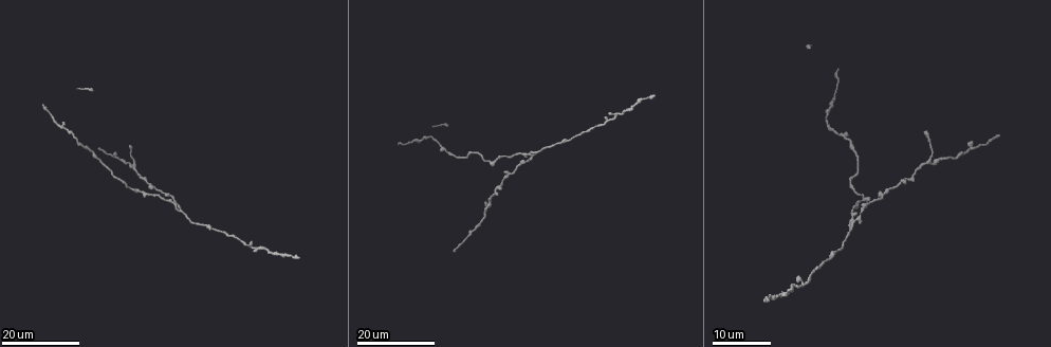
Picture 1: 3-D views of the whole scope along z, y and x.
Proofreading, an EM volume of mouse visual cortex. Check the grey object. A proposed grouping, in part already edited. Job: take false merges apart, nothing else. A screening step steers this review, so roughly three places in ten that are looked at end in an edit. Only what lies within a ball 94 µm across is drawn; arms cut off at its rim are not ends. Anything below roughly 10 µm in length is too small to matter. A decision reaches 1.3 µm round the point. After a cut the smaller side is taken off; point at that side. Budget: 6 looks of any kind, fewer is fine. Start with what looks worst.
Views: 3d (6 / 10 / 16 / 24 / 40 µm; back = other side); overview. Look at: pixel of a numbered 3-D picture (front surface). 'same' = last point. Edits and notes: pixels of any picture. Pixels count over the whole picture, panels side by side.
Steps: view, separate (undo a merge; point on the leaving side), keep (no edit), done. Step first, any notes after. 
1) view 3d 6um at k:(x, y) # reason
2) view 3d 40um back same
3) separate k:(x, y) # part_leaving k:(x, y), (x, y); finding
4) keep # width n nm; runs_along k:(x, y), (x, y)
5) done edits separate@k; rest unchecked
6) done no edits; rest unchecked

view 3d 24um at 1:(856, 221) # four-way junction

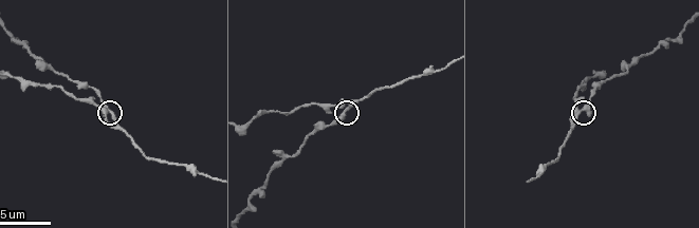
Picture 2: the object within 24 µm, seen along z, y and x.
view 3d 6um at 2:(349, 108) # zoom in

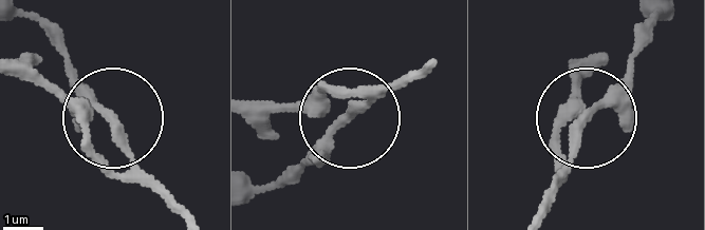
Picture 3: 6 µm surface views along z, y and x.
keep # runs_along 3:(572, 60), (572, 94), (586, 111), (649, 40); continuous, no second neuron

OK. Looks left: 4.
view 3d 16um at 1:(62, 124) # sudden change in width

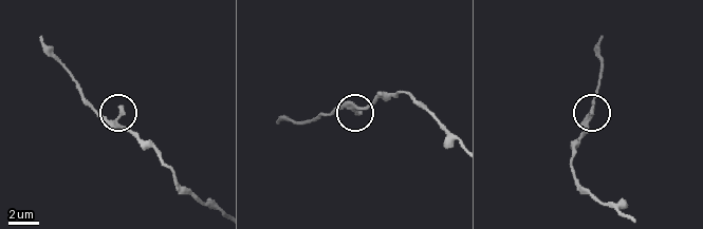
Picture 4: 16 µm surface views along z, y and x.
view 3d 10um at 4:(590, 114)

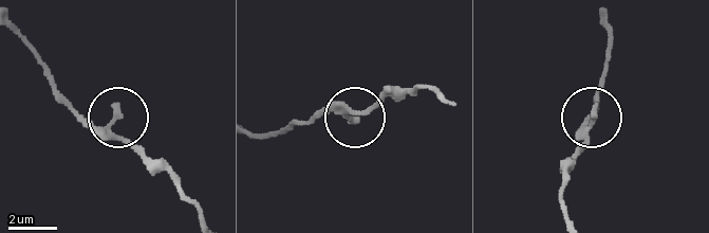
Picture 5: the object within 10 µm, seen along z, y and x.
keep # runs_along 5:(567, 216), (559, 192), (565, 167), (581, 149), (599, 85); all the same neuron

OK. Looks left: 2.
view 3d 16um at 1:(90, 152) # a narrow waist

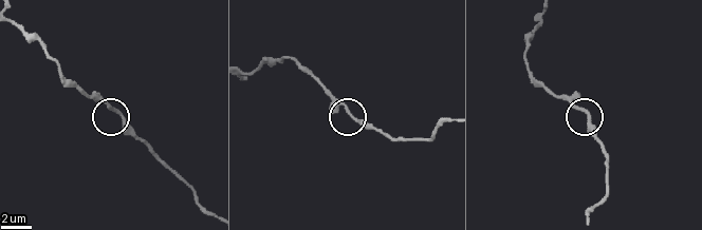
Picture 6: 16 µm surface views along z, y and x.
view 3d 10um at 6:(120, 112)

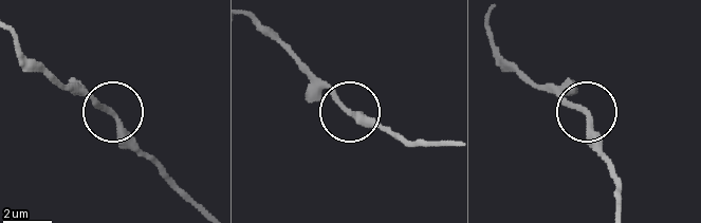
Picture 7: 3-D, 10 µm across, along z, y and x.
keep # runs_along 7:(203, 211), (112, 111), (72, 87); continuous, no second neuron

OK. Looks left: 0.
done no edits; rest unchecked

